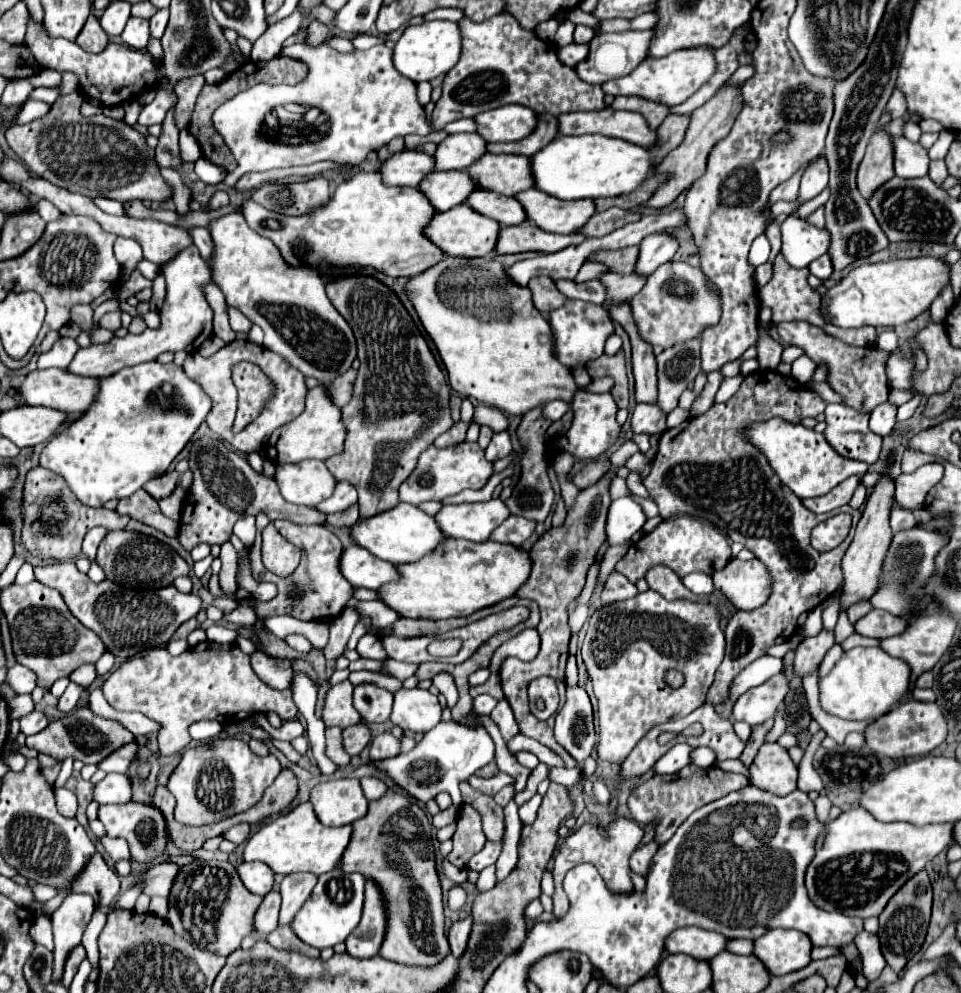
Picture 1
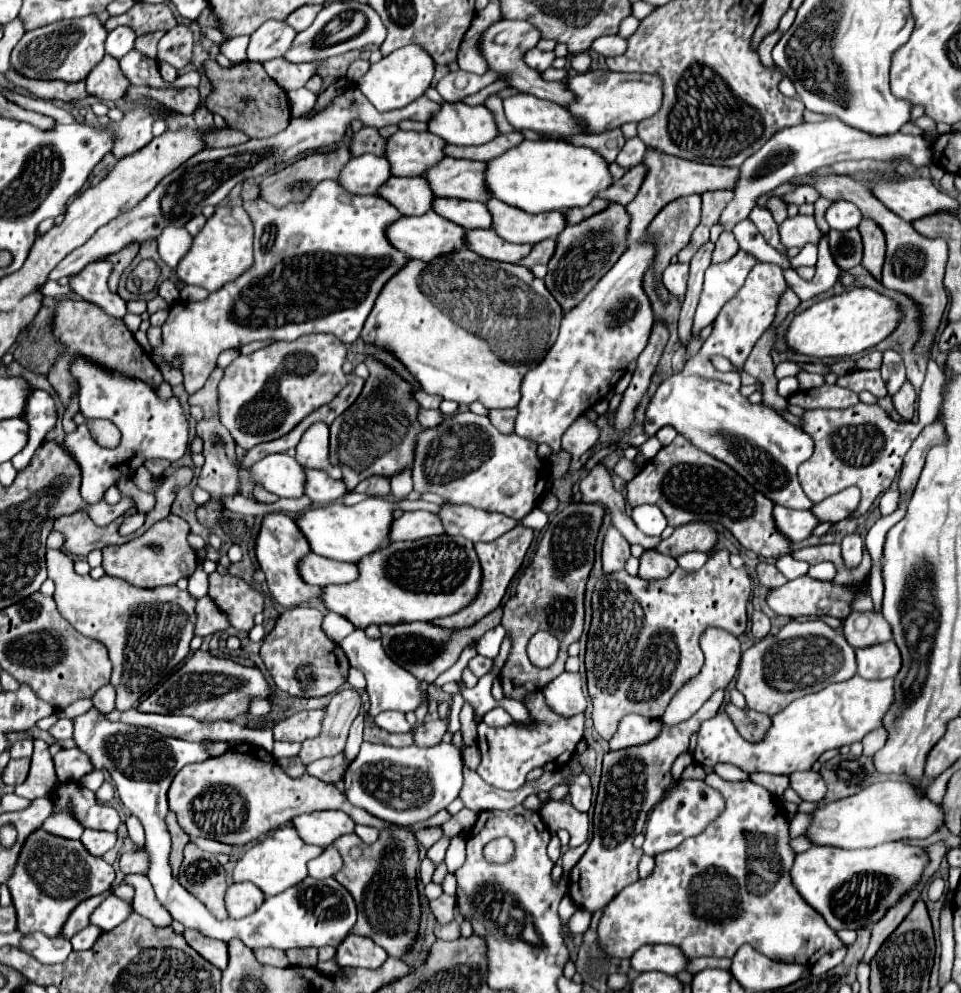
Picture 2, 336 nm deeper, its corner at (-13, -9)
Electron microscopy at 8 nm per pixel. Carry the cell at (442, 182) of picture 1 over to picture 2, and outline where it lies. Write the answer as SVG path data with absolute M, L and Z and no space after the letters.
M389 177L377 195L389 201L401 215L423 215L431 209L431 187L423 177Z

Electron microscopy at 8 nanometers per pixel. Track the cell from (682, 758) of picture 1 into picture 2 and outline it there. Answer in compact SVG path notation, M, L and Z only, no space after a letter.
M709 773L704 780L709 787L717 789L725 799L723 813L711 821L703 833L685 839L679 847L659 853L655 857L655 869L647 879L639 879L627 885L609 905L599 923L601 947L619 959L629 959L639 947L649 943L667 943L683 951L687 959L695 957L731 957L735 951L749 943L759 953L773 961L803 965L803 977L811 975L813 963L831 953L843 943L825 919L809 907L795 887L791 887L789 871L795 853L789 847L789 825L785 811L779 811L773 795L751 781L727 783L719 775Z

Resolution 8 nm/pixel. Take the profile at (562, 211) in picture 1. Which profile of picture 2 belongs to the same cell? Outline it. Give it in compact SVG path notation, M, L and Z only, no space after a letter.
M489 199L485 203L491 213L491 229L509 243L529 243L535 245L543 239L555 239L559 231L565 227L563 213L547 213L547 215L527 215L515 207L507 207L497 199Z

